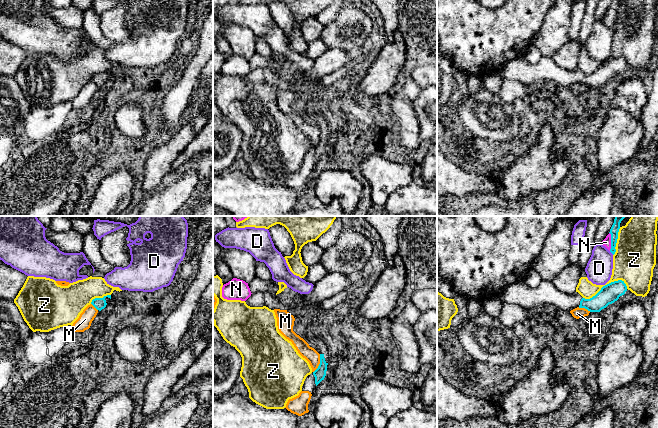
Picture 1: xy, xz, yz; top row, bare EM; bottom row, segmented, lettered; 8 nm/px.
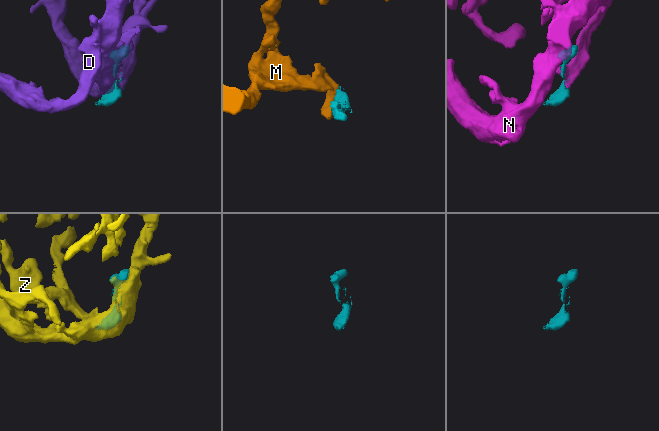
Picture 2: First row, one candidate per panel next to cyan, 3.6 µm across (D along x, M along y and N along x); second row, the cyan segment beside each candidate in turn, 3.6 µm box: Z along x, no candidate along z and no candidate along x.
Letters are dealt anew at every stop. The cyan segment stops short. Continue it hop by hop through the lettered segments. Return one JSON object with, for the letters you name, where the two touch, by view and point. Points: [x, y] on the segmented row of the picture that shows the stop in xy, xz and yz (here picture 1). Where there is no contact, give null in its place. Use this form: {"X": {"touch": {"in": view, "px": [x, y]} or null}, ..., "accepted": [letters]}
{"N": {"touch": {"in": "yz", "px": [611, 241]}}, "accepted": ["N"]}

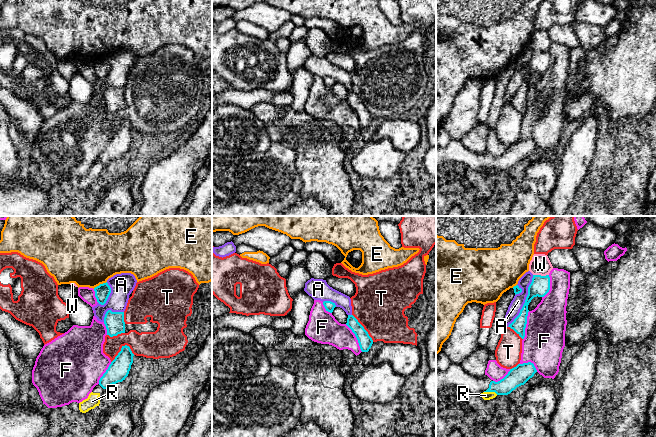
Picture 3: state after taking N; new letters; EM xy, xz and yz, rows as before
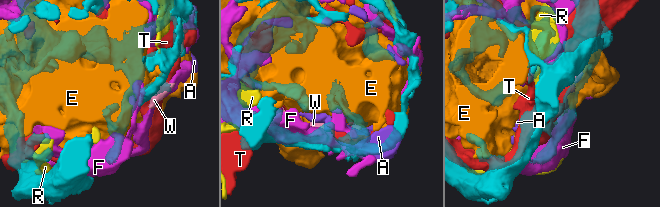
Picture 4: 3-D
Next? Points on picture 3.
{"accepted": []}

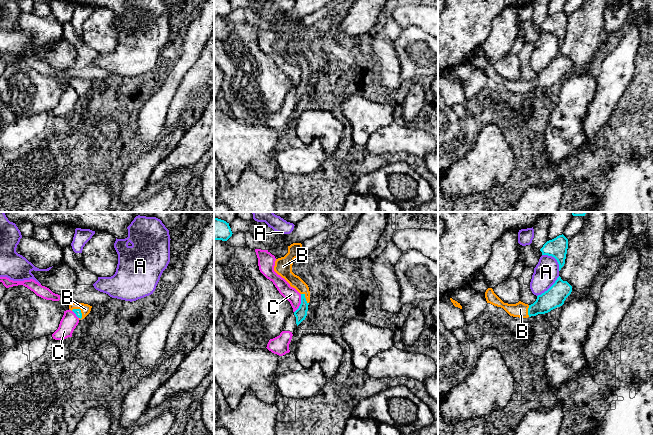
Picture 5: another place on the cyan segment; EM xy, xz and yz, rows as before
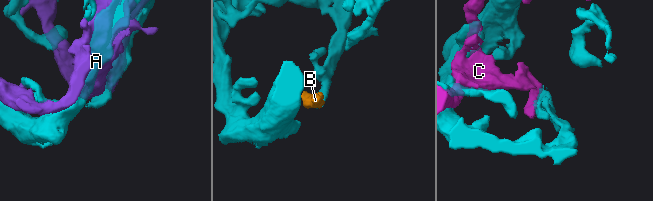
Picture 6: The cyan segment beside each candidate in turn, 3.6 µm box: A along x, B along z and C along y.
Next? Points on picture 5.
{"B": {"touch": {"in": "xy", "px": [79, 309]}}, "accepted": ["B"]}

